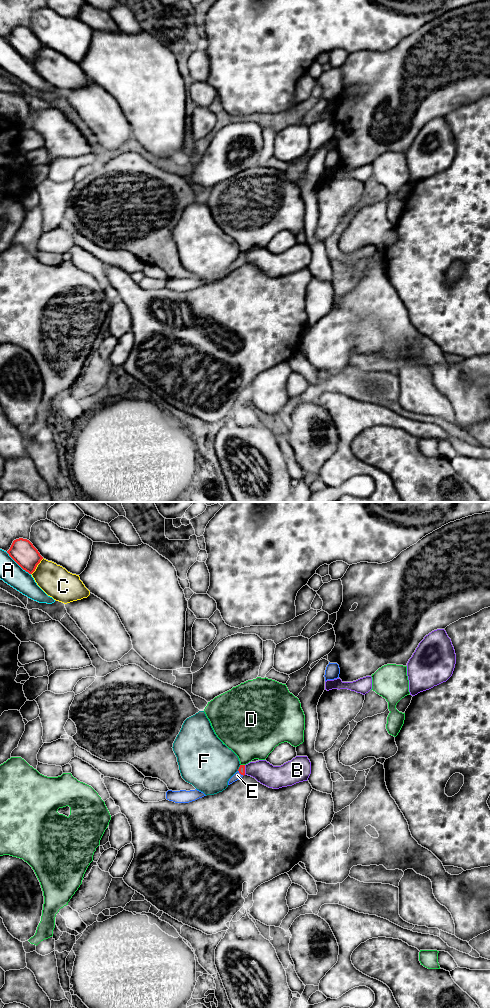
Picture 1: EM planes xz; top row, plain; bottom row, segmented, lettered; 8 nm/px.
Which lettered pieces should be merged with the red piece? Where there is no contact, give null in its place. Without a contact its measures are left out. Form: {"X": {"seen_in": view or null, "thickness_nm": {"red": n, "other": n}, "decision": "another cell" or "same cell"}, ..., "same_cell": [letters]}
{"A": {"seen_in": "xz", "thickness_nm": {"red": 200, "other": 180}, "decision": "another cell"}, "B": {"seen_in": "xz", "thickness_nm": {"red": 50, "other": 180}, "decision": "another cell"}, "C": {"seen_in": "xz", "thickness_nm": {"red": 200, "other": 240}, "decision": "another cell"}, "D": {"seen_in": "xz", "thickness_nm": {"red": 50, "other": 380}, "decision": "another cell"}, "E": {"seen_in": "xz", "thickness_nm": {"red": 50, "other": 60}, "decision": "same cell"}, "F": {"seen_in": "xz", "thickness_nm": {"red": 50, "other": 420}, "decision": "another cell"}, "same_cell": ["E"]}

